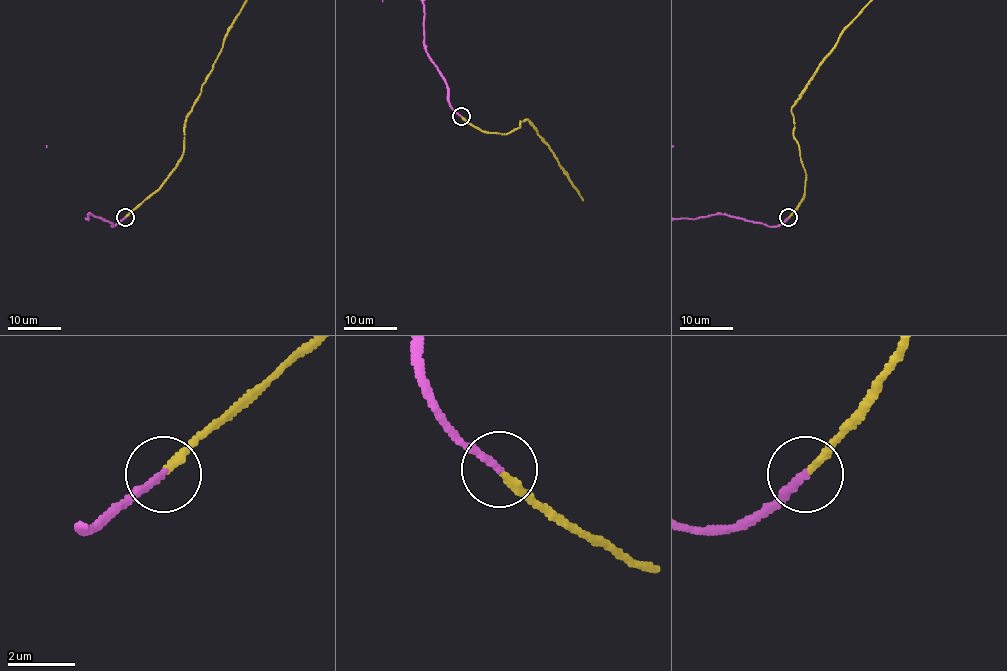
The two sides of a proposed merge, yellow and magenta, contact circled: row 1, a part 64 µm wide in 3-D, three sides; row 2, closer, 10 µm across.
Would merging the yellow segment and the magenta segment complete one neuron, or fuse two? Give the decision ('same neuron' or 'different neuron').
same neuron

